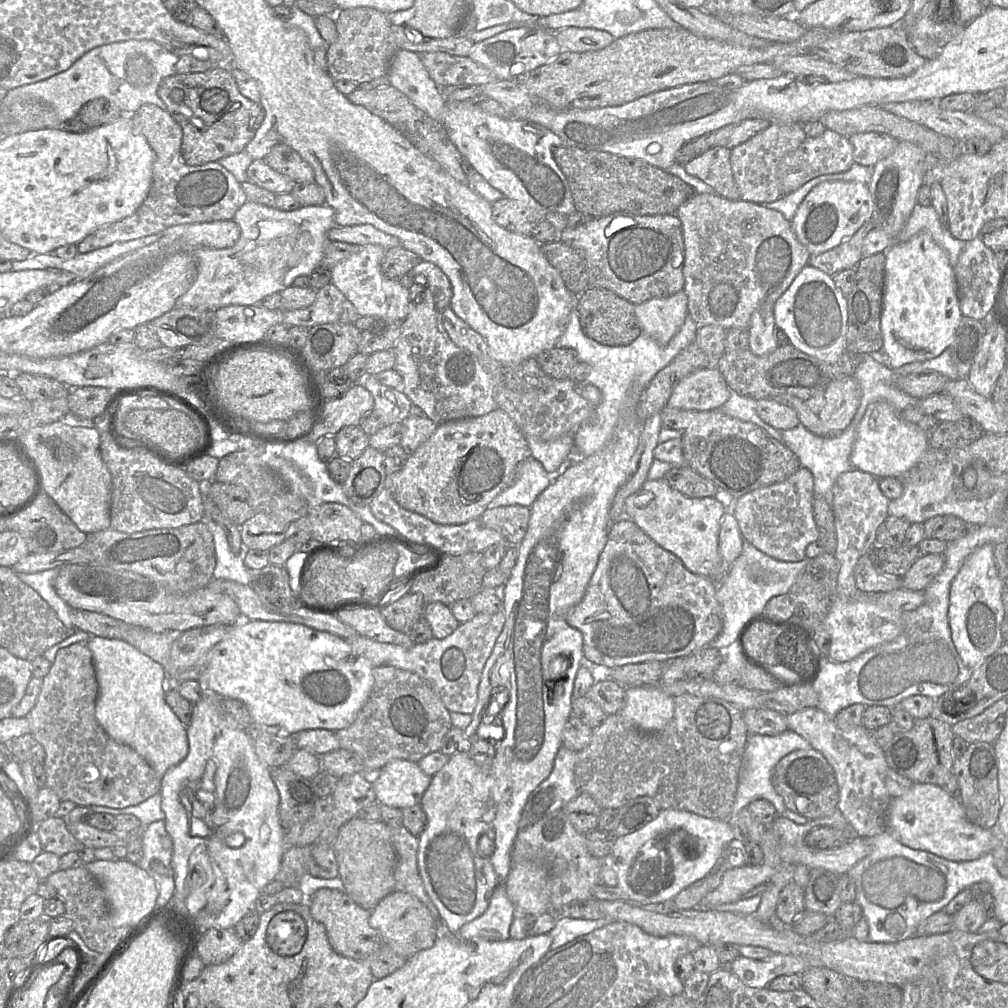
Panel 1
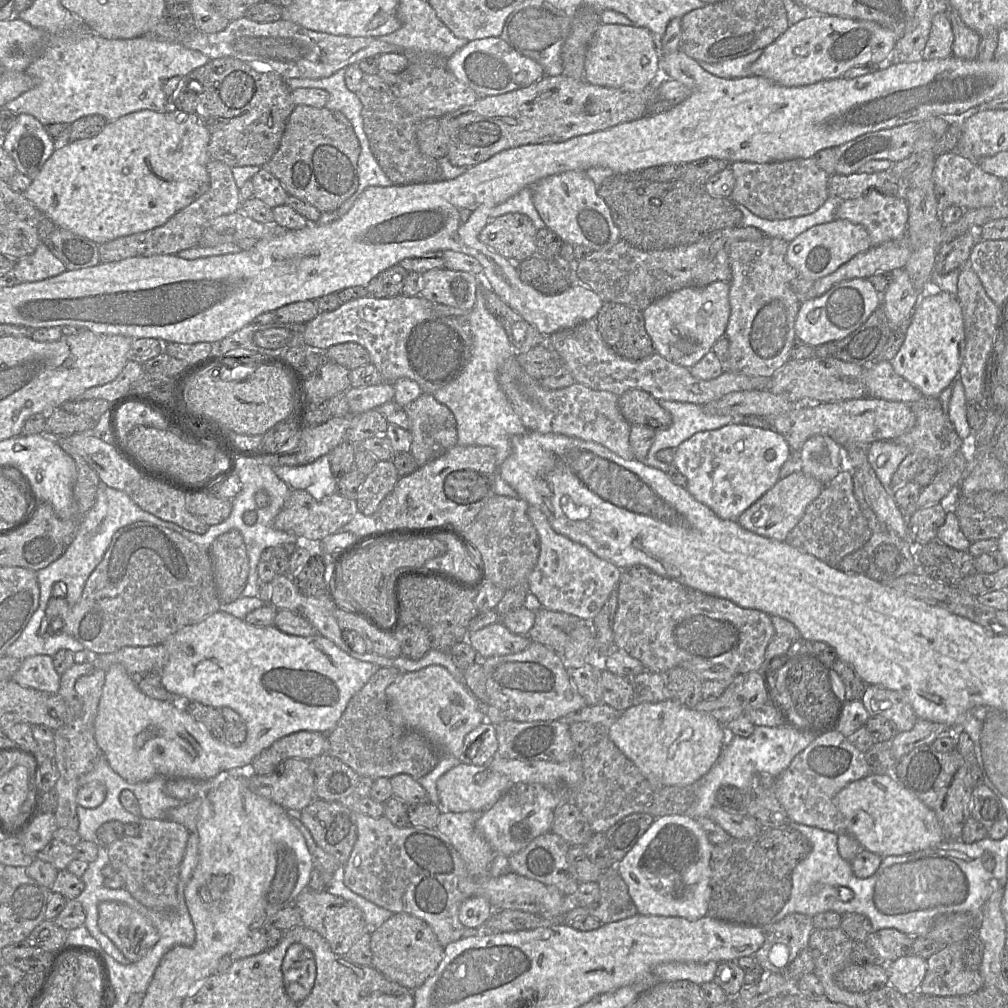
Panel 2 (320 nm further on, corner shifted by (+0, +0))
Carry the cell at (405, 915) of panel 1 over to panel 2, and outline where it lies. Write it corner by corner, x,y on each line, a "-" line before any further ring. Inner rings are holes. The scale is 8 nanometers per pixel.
395,913
381,926
370,929
371,965
393,981
410,991
421,986
436,970
444,955
432,928
422,919
407,913

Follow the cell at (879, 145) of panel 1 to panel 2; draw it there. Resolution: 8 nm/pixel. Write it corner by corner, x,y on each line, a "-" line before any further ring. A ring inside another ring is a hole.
956,150
946,151
936,156
933,179
942,208
955,205
971,210
990,207
1002,201
1002,179
985,172
977,162
961,156

